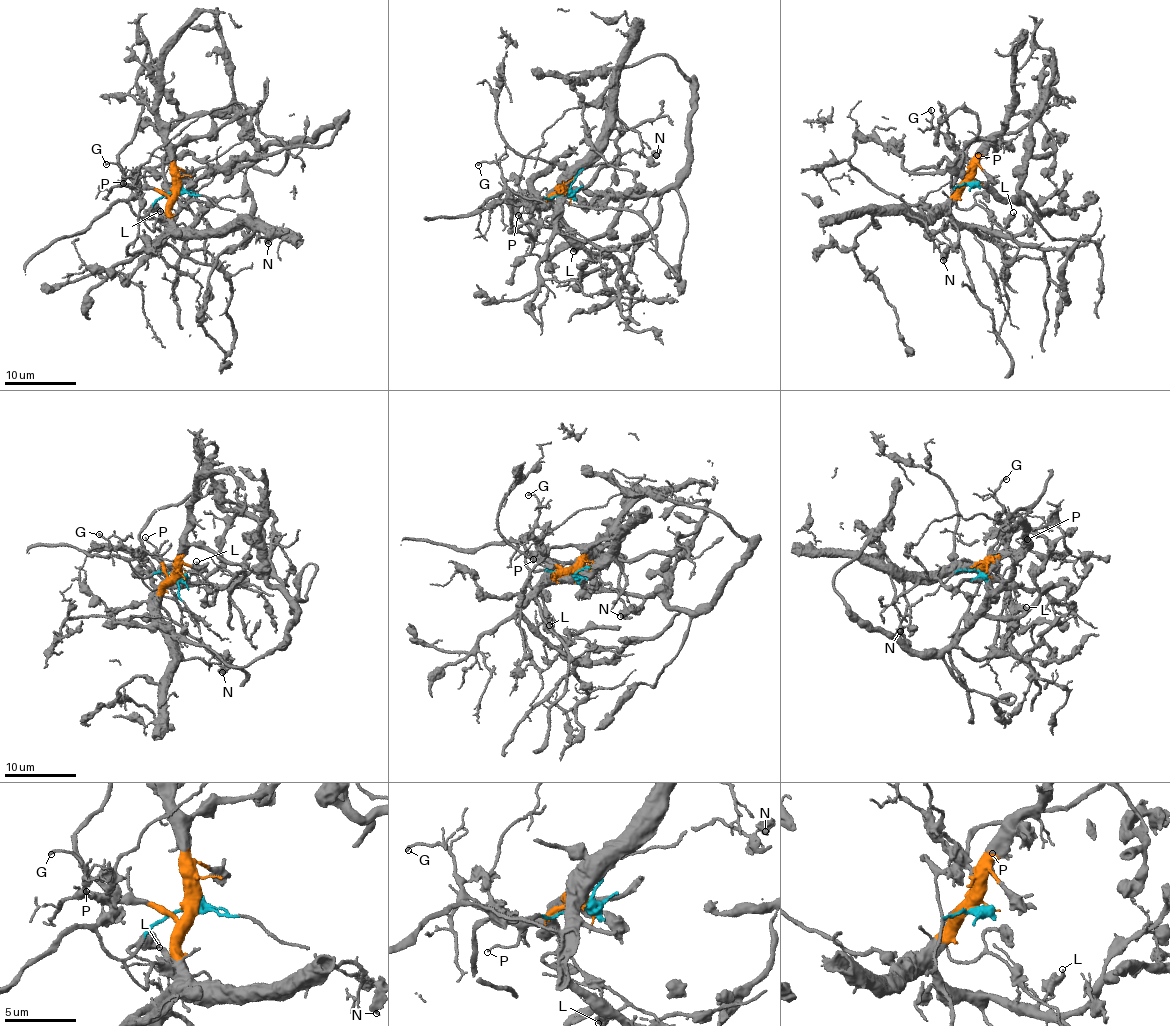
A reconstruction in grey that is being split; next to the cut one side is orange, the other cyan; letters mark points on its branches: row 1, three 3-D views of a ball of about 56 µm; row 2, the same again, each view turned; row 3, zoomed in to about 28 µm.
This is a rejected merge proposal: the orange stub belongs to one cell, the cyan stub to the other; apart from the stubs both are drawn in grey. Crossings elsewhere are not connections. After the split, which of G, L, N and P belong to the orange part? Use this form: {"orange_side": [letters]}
{"orange_side": ["G", "P"]}

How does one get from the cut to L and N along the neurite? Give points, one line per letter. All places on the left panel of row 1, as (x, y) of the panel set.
L: (176, 190), (159, 197), (143, 218), (143, 223), (153, 231), (157, 218), (174, 225), (161, 210)
N: (176, 190), (205, 195), (223, 209), (233, 210), (249, 222), (261, 225), (268, 231), (267, 244)

